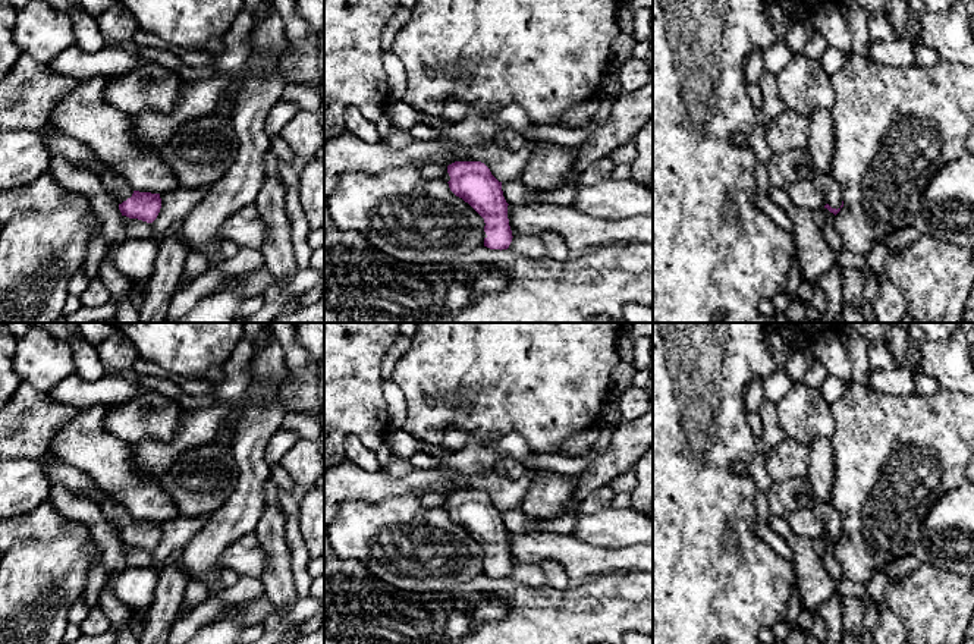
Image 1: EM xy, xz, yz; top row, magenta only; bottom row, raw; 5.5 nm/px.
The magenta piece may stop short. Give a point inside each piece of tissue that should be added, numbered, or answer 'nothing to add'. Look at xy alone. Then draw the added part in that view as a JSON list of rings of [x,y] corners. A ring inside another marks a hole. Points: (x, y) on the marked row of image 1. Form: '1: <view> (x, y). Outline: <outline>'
1: xy (116, 185). Outline: [[[106,169],[97,173],[104,189],[114,198],[116,204],[122,204],[132,197],[133,188],[114,169]]]

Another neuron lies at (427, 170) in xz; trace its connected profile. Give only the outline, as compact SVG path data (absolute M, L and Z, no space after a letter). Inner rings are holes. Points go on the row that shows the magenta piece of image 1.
M422 164L420 166L420 172L425 179L443 179L447 173L446 164Z

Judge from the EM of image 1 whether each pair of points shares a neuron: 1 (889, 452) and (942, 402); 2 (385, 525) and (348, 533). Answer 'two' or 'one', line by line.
1: one
2: one

